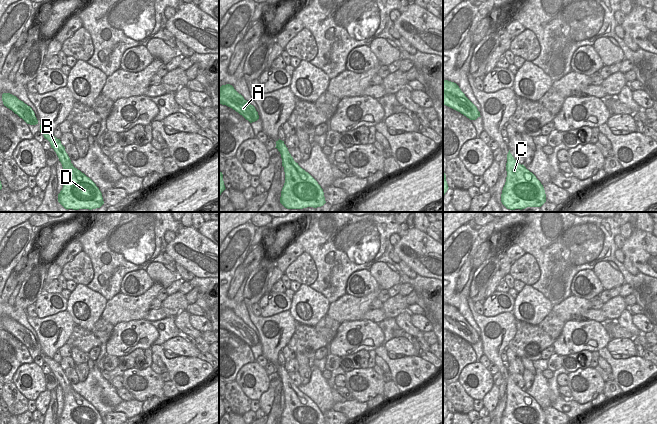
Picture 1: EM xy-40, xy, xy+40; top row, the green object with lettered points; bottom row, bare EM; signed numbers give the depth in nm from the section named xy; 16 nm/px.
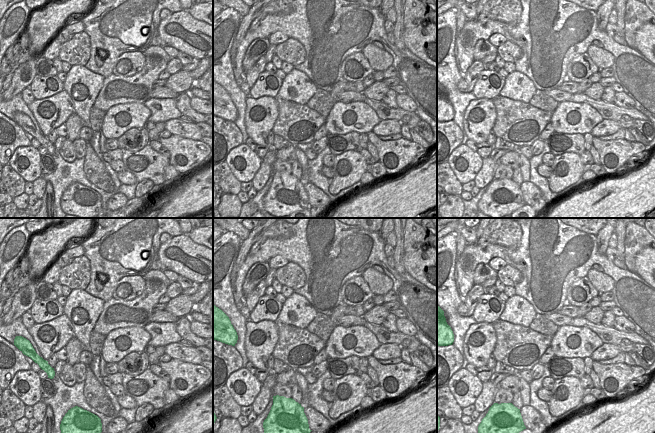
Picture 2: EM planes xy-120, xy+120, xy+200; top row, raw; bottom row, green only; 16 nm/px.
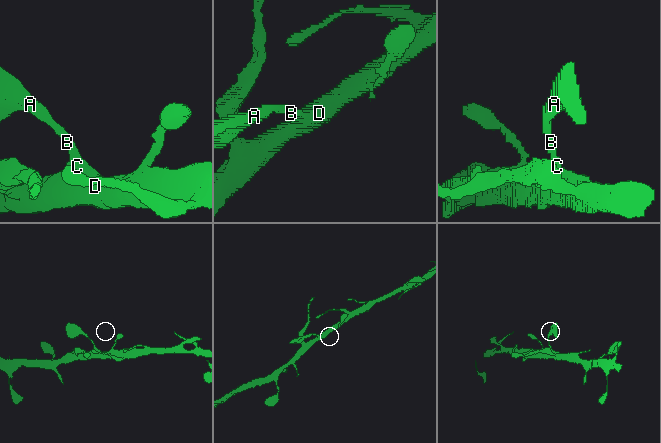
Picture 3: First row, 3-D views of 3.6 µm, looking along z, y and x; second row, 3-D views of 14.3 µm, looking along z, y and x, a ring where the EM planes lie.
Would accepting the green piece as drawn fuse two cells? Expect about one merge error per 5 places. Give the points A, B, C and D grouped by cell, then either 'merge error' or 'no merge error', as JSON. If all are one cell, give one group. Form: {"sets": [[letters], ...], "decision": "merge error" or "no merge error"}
{"sets": [["A", "B", "C", "D"]], "decision": "no merge error"}

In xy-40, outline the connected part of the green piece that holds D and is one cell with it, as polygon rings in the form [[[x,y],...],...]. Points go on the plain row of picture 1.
[[[41,349],[40,356],[50,366],[63,391],[64,408],[58,418],[58,424],[103,424],[102,417],[96,408],[73,390],[60,363],[48,357]]]

